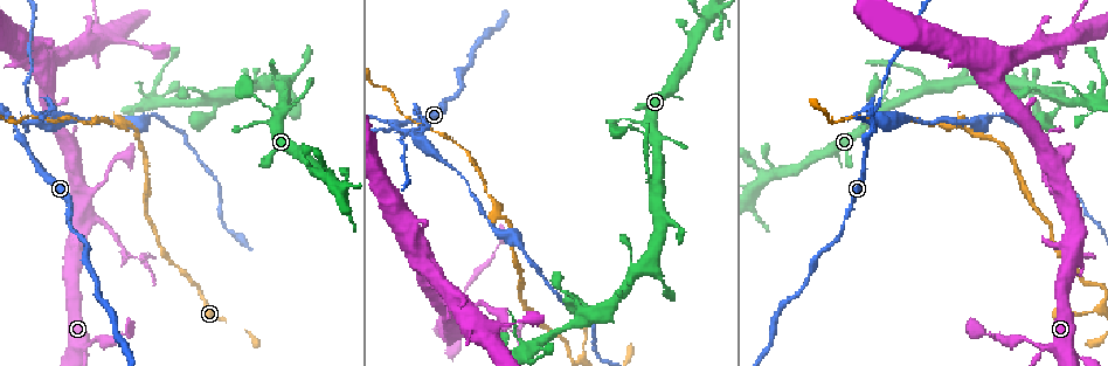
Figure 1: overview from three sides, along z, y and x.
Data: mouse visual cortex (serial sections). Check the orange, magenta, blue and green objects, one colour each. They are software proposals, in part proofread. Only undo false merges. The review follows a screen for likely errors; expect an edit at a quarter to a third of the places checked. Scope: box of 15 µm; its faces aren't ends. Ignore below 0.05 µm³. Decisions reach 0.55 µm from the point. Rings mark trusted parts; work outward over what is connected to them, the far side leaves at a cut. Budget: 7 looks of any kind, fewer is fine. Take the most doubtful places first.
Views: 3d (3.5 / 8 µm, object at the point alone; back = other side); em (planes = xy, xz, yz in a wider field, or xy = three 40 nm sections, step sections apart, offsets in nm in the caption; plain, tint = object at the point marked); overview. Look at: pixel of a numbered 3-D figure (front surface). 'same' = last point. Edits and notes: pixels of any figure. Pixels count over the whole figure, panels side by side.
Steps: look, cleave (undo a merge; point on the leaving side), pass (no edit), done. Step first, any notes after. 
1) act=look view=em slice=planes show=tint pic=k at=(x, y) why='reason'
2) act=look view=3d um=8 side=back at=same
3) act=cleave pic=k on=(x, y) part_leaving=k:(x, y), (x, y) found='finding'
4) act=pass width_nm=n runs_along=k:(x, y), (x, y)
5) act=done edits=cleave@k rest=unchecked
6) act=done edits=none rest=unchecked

act=look view=3d um=3.5 pic=1 at=(1088, 312) why='a narrow waist'

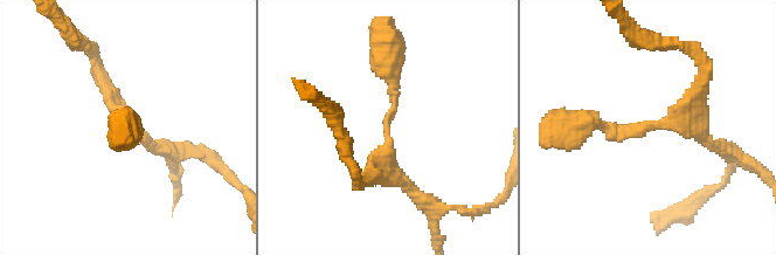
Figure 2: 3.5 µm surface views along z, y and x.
act=look view=em slice=xy step=3 show=tint pic=2 at=(386, 132) arms=3 arm_widths_nm=150,200,200

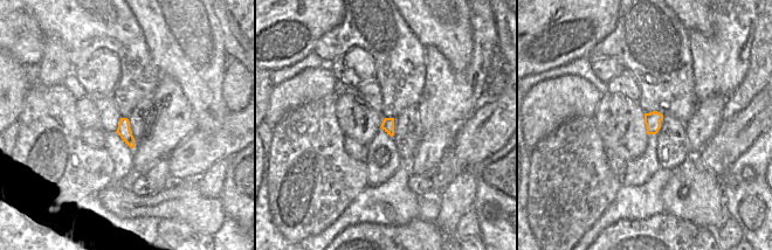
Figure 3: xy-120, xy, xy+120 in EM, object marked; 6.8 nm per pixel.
act=look view=em slice=xy step=2 show=tint at=same why='cut it another way'

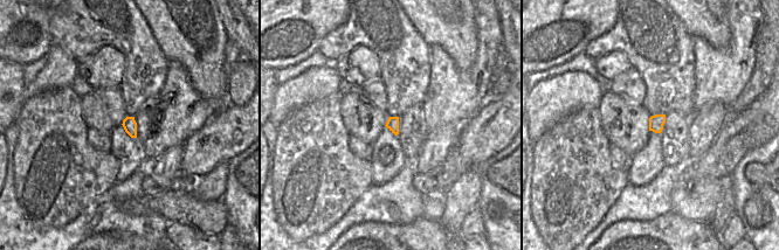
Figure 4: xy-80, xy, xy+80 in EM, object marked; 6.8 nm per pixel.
act=pass runs_along=2:(586, 121), (657, 129), (701, 82) found='all the same cell'

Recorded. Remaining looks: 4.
act=look view=3d um=3.5 pic=1 at=(139, 258) why='thick turns thin'

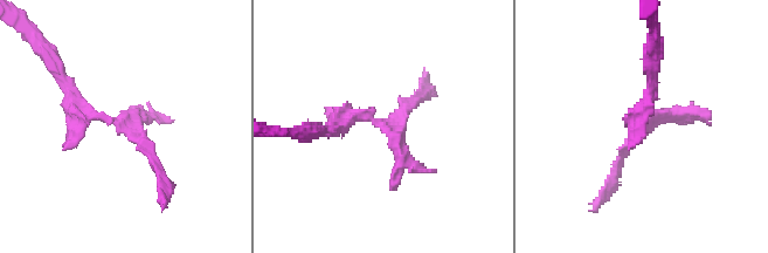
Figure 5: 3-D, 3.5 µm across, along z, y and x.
act=look view=em slice=xy step=2 show=tint pic=5 at=(114, 122)

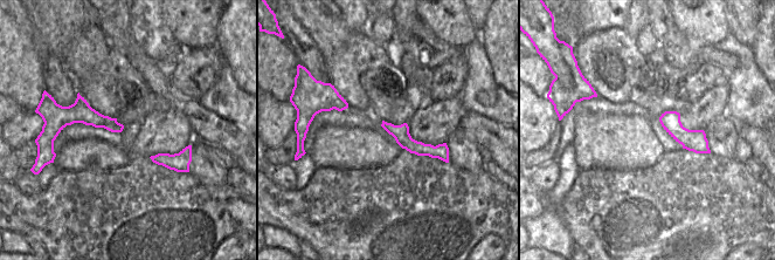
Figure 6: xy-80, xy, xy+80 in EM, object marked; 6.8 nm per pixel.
act=look view=em slice=xy step=1 show=tint at=same

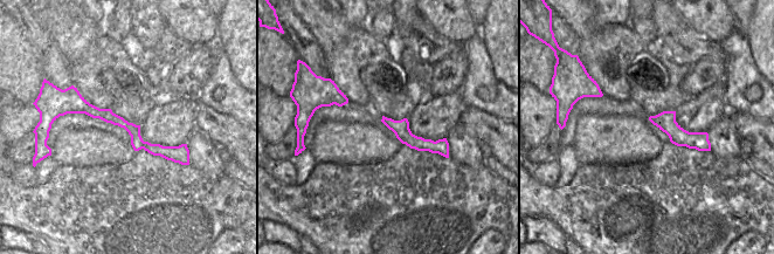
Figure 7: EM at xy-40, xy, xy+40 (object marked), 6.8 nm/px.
act=cleave pic=5 on=(402, 150) width_nm=110 border=7:(125, 121), (128, 125), (124, 128) found='a second cell is stuck on'

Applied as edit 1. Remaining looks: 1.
act=done edits=cleave@5 rest=unchecked

